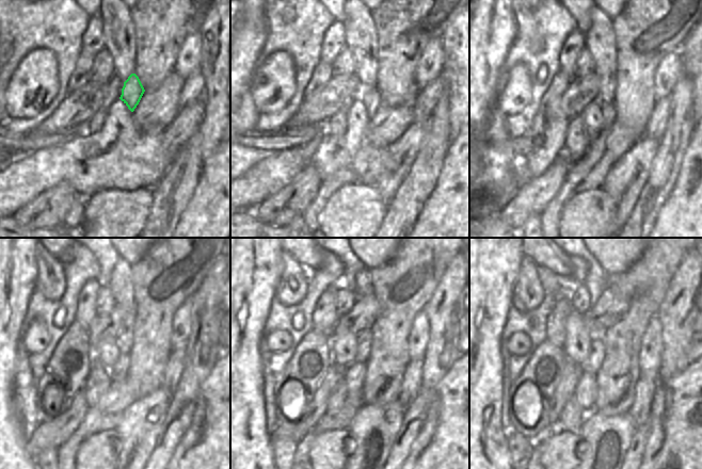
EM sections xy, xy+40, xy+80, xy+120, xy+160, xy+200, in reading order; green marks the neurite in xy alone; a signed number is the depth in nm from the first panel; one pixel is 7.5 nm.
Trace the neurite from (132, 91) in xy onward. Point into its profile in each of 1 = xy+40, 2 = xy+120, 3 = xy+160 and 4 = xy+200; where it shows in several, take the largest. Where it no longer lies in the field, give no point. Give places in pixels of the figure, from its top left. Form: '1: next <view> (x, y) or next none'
1: next xy+40 (370, 98)
2: next xy+120 (120, 371)
3: next xy+160 (354, 374)
4: next xy+200 (586, 390)

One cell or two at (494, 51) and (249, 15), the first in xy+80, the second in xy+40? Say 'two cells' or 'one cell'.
one cell

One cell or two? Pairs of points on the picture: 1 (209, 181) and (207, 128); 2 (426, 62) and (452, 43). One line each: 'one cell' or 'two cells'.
1: two cells
2: two cells

